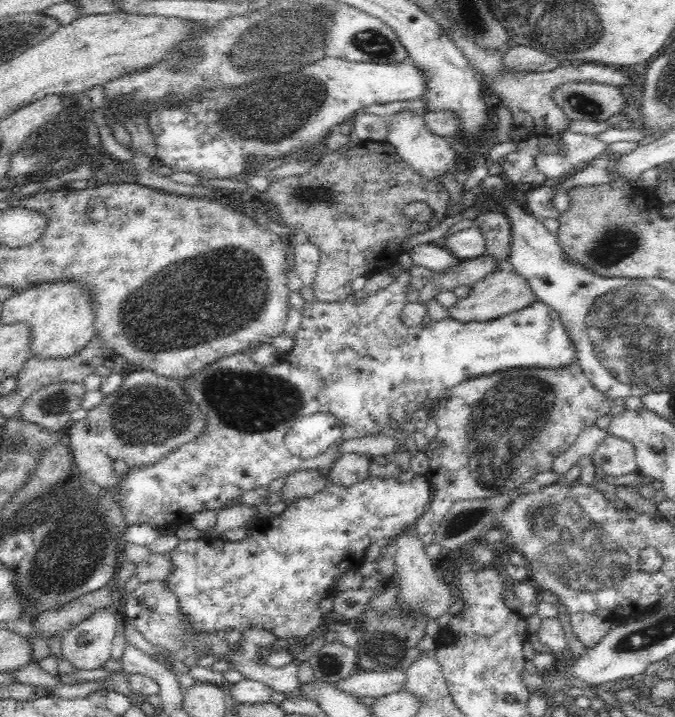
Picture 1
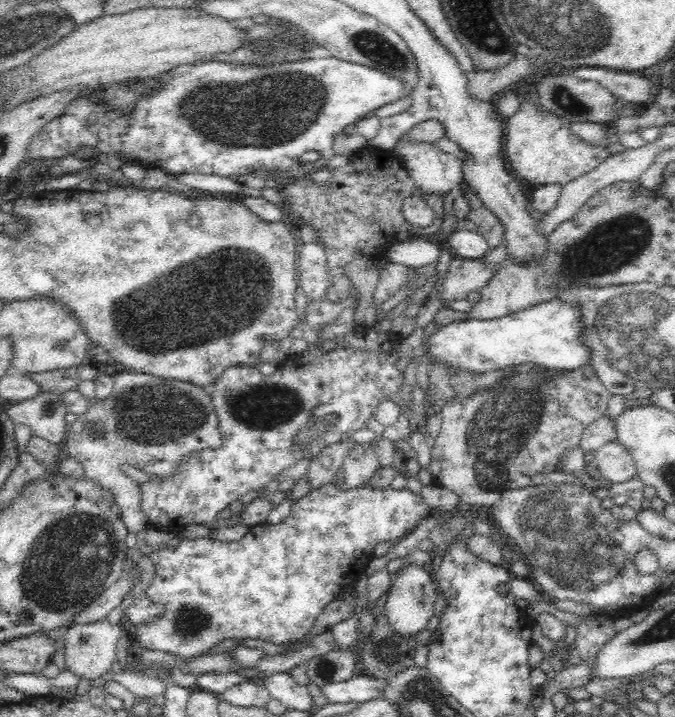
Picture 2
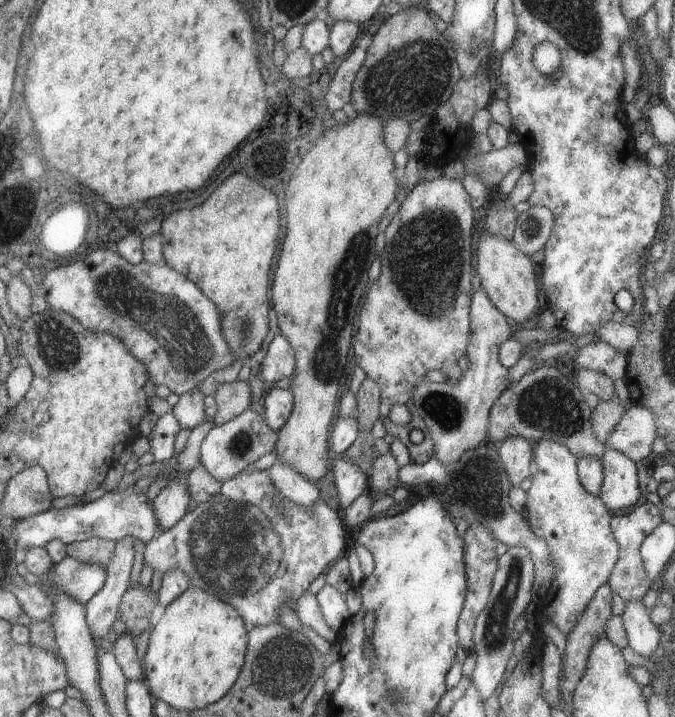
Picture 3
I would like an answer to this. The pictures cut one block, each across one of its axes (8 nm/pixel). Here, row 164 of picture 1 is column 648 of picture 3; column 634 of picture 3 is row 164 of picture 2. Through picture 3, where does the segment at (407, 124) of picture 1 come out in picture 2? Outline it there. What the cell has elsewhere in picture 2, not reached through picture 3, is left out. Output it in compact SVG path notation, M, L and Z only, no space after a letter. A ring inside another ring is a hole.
M407 133L396 142L393 152L403 157L402 162L422 194L446 196L454 186L464 182L462 161L444 153L437 142L410 141Z

